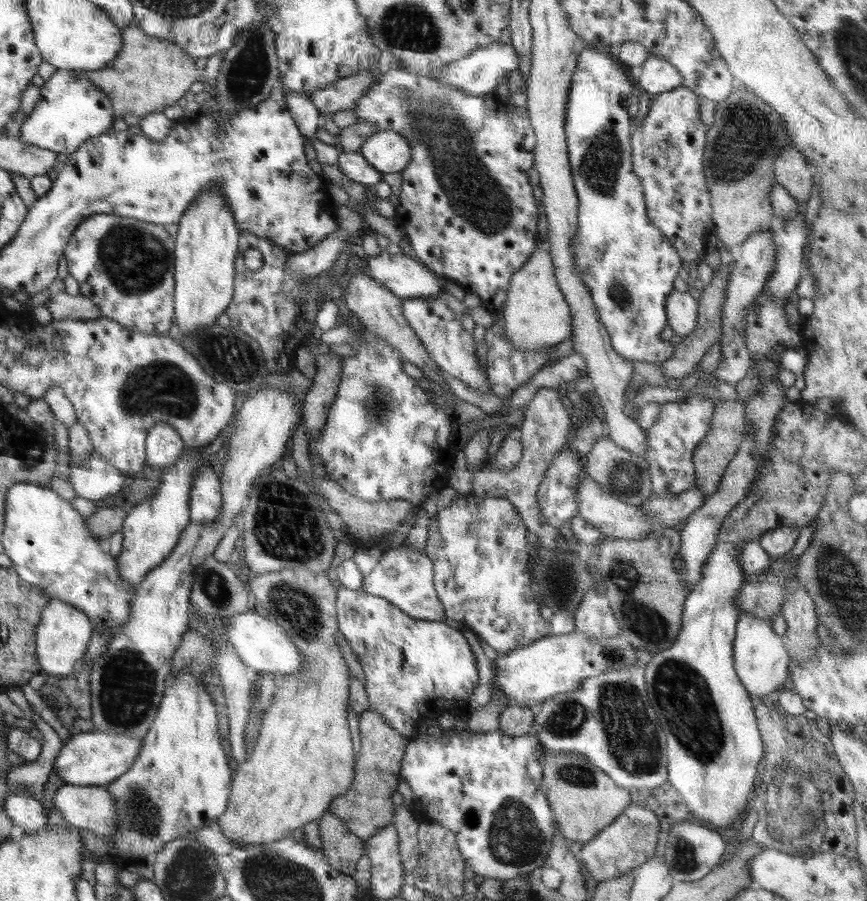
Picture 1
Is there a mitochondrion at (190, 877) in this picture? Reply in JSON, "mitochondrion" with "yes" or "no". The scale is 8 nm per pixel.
{"mitochondrion":"yes"}

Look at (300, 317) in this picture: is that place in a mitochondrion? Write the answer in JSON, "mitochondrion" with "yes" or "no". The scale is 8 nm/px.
{"mitochondrion":"no"}

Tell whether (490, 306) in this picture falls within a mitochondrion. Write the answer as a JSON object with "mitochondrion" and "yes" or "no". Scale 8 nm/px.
{"mitochondrion":"no"}

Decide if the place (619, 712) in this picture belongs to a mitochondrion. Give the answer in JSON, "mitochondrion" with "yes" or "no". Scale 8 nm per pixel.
{"mitochondrion":"yes"}

